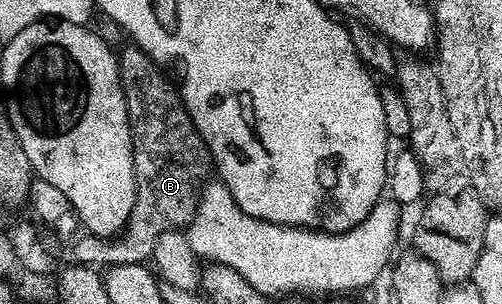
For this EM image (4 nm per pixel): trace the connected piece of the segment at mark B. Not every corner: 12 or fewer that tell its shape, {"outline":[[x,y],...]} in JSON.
{"outline":[[118,51],[142,193],[108,259],[147,264],[213,170],[177,84]]}

